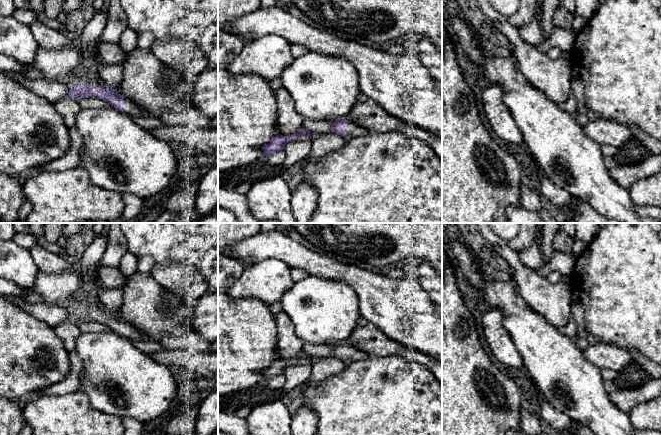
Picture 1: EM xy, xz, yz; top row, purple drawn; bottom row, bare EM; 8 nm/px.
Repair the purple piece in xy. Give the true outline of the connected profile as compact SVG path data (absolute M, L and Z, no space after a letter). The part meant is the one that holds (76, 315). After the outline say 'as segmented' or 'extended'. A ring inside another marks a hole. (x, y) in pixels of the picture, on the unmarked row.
M86 278L80 279L82 289L74 295L76 303L64 307L69 312L67 320L75 325L90 320L97 321L132 342L150 340L132 325L119 319L112 311L108 310L100 301L97 291L90 280Z; extended

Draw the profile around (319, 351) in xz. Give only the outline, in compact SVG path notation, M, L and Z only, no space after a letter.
M304 343L303 351L318 359L333 358L333 347L328 345L315 345Z

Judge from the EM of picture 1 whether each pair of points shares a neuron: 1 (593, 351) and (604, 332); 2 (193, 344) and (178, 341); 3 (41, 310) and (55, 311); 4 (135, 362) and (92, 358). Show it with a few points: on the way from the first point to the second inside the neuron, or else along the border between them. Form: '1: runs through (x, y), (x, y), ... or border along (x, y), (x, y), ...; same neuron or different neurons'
1: border along (599, 341), (622, 347); different neurons
2: runs through (189, 341), (182, 341); same neuron
3: runs through (44, 311), (52, 311); same neuron
4: runs through (124, 362), (112, 362), (108, 358), (103, 358); same neuron

